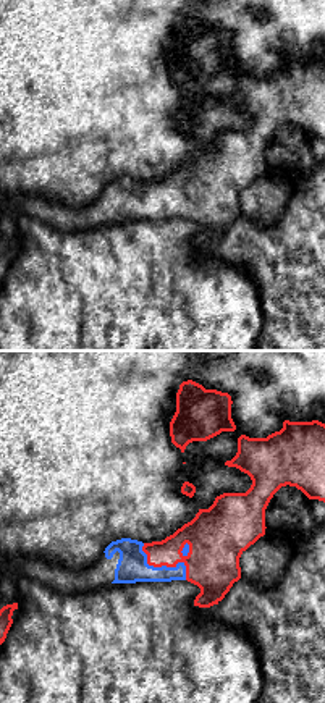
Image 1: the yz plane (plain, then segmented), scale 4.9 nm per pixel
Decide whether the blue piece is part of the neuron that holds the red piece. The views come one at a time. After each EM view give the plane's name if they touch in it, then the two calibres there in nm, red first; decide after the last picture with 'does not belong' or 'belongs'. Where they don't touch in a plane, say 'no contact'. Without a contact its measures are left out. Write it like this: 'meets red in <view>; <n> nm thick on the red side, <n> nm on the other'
meets red in yz; 260 nm thick on the red side, 150 nm on the other

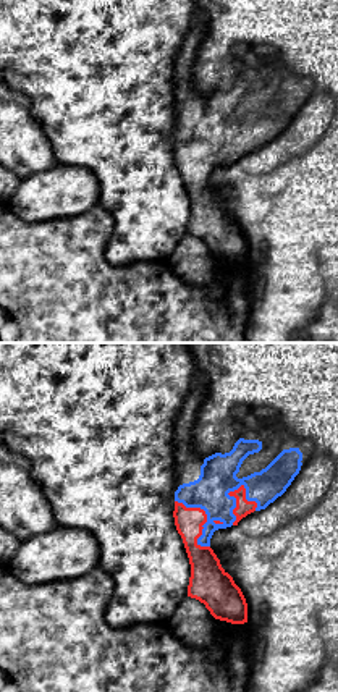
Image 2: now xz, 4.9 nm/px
meets red in xz; 80 nm thick on the red side, 180 nm on the other

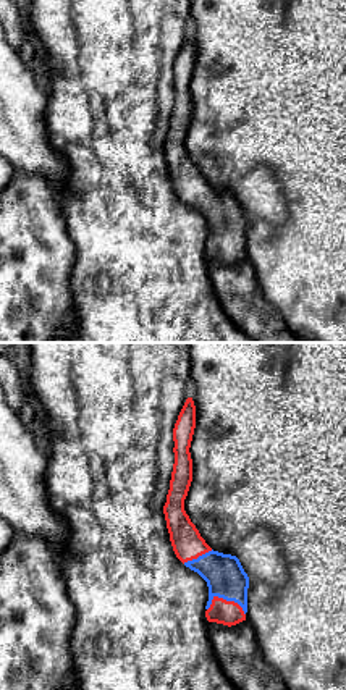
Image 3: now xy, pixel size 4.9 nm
meets red in xy; 130 nm thick on the red side, 200 nm on the other

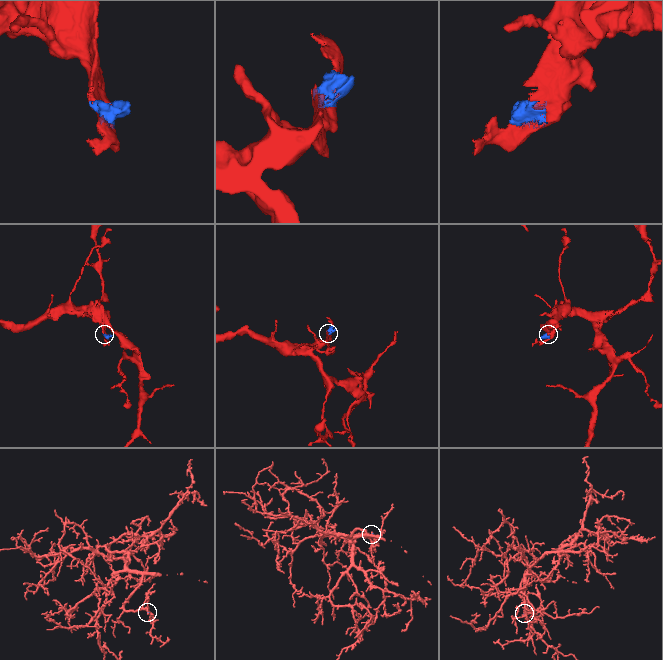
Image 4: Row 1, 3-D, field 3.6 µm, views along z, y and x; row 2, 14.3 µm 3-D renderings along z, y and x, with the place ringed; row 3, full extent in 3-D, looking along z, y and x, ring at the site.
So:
belongs

